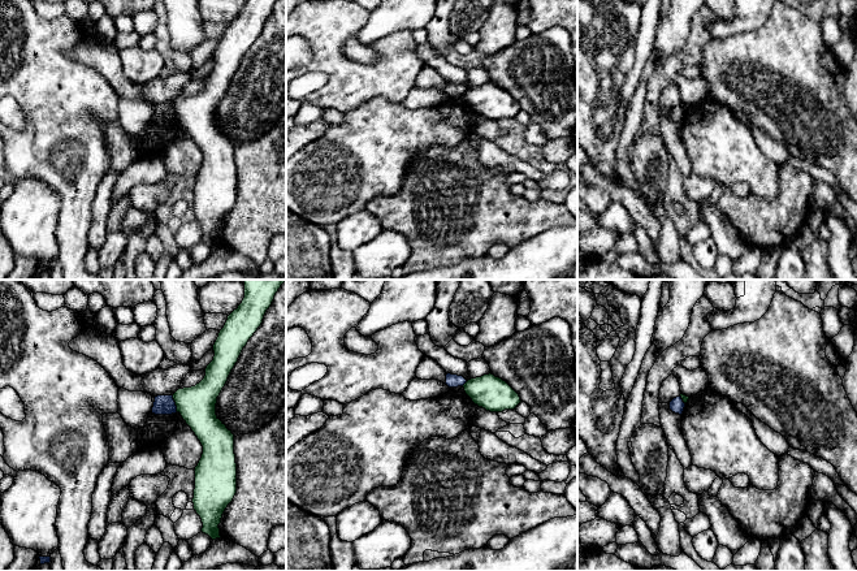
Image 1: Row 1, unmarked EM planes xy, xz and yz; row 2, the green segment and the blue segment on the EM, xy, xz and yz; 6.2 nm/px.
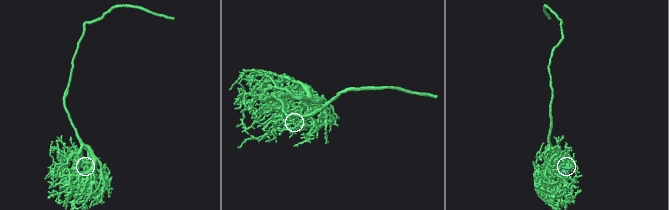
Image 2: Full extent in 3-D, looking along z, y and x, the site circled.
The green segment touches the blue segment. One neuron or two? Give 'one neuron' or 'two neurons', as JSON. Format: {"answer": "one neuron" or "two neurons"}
{"answer": "two neurons"}

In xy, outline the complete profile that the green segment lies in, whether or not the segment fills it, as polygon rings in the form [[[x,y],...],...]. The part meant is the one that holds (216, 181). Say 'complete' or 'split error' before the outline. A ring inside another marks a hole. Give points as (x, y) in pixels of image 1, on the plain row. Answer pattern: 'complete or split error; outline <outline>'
complete; outline [[[244,0],[242,12],[220,39],[213,53],[213,69],[204,87],[191,96],[173,103],[177,121],[195,142],[203,155],[195,176],[194,219],[200,225],[202,241],[212,248],[220,247],[222,222],[237,202],[237,172],[234,143],[216,124],[217,105],[238,66],[261,34],[277,0]]]

